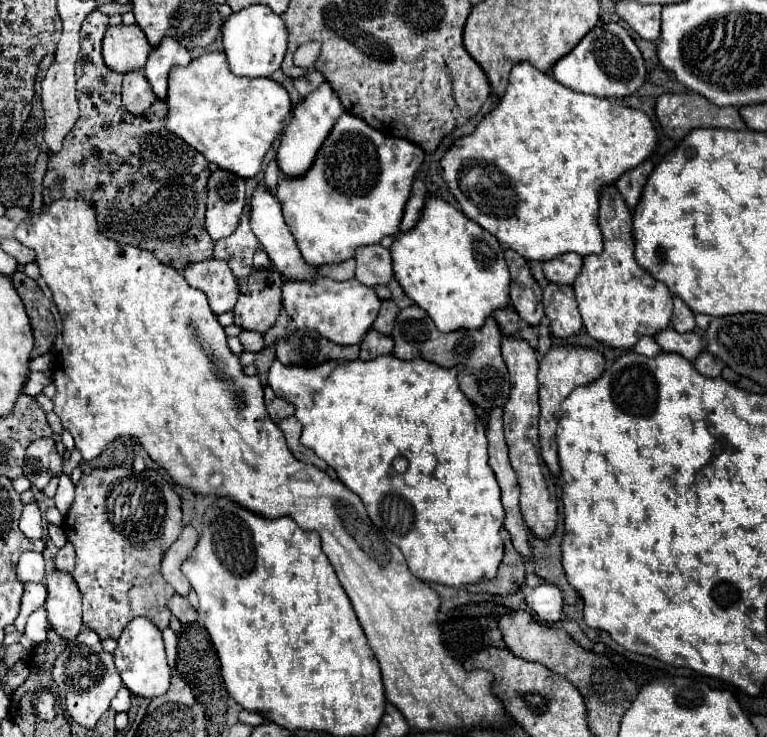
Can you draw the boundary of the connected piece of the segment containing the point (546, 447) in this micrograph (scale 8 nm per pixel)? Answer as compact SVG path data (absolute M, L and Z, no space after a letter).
M554 345L540 359L540 371L538 371L538 383L540 383L540 427L538 427L540 453L542 453L544 463L548 465L548 469L554 475L560 473L558 455L556 455L556 441L554 441L556 439L556 423L558 423L560 403L564 401L564 397L572 389L598 379L602 371L604 371L604 355L600 351L594 351L594 349L588 349L588 347L578 347L578 345L574 345L574 347Z

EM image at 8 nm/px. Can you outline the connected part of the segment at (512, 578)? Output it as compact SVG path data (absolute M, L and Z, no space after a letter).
M502 529L500 533L502 533L502 539L504 539L504 557L502 557L502 563L498 567L498 575L490 581L480 583L480 585L468 585L466 589L470 593L510 595L524 585L524 575L526 575L524 557L518 555L518 551L514 549L514 545L510 541L510 533L506 529Z

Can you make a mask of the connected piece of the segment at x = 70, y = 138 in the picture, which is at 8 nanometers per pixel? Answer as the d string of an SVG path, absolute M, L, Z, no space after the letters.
M92 11L86 17L86 23L80 31L80 57L76 63L76 81L78 81L78 105L80 119L66 135L64 147L58 153L50 153L48 171L44 177L44 203L56 199L86 199L96 205L98 227L100 231L126 245L142 247L154 257L176 271L182 271L186 265L196 261L206 261L212 257L214 241L210 239L204 227L206 213L206 181L210 177L208 161L204 155L194 151L182 139L170 135L162 123L166 115L166 103L162 99L154 101L144 115L130 115L120 99L122 75L114 75L102 63L100 43L108 27L108 17L100 11Z

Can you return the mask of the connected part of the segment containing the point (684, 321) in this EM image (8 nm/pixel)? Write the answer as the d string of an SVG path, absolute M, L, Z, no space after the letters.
M674 297L674 313L672 313L672 327L678 331L678 333L686 333L686 331L692 331L696 325L694 325L694 313L690 311L690 307L686 307L686 303L678 297Z

